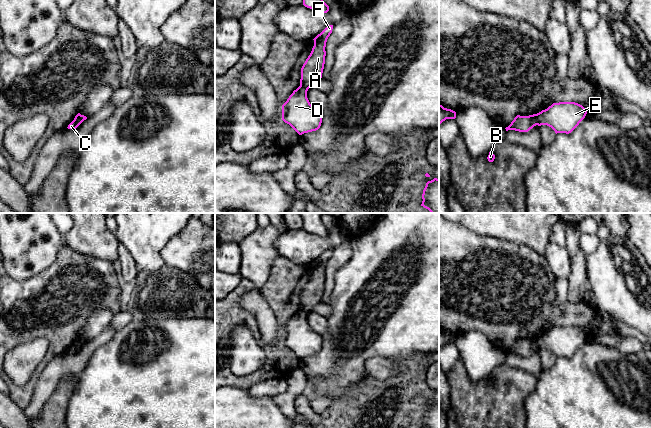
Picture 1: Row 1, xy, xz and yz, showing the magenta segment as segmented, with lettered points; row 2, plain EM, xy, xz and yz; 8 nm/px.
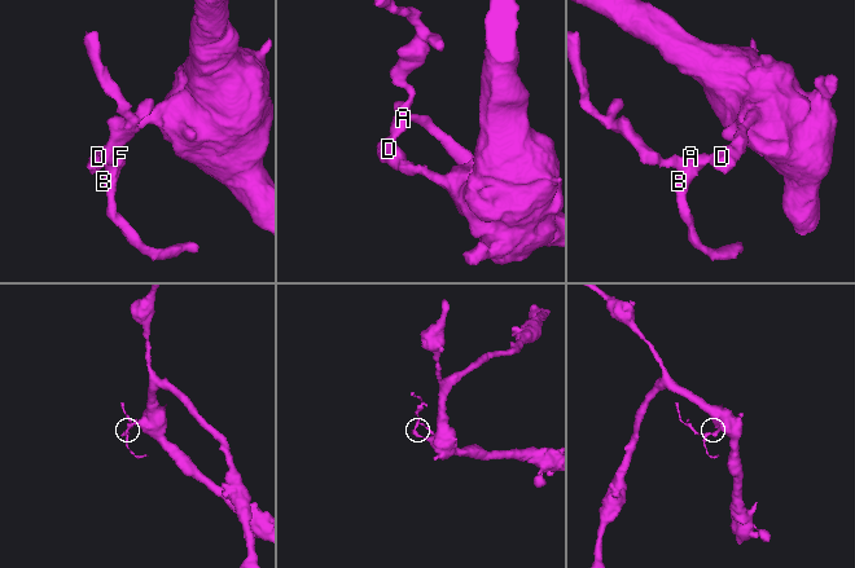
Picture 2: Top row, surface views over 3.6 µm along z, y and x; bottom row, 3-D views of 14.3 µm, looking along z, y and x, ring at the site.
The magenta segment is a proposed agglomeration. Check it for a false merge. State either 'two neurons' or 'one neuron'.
two neurons

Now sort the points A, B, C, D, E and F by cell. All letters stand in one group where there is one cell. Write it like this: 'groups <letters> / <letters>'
groups A B F / C D E

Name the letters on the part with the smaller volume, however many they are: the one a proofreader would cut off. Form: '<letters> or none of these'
A, B, F

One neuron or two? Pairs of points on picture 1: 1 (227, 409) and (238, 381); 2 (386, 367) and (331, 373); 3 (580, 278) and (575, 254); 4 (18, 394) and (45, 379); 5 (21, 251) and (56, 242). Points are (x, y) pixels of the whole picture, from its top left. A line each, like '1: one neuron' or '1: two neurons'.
1: two neurons
2: two neurons
3: one neuron
4: two neurons
5: one neuron

